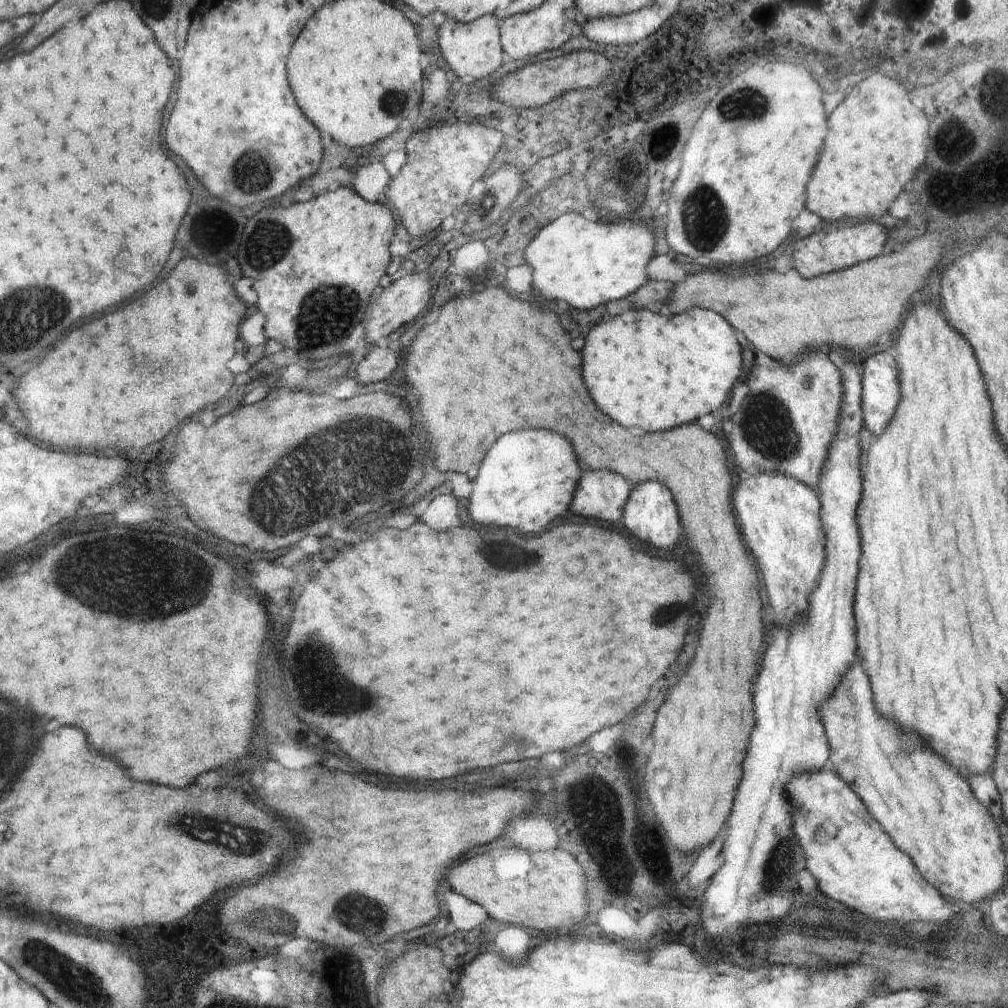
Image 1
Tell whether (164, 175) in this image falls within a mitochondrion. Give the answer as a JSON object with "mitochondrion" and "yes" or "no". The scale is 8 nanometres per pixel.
{"mitochondrion":"no"}

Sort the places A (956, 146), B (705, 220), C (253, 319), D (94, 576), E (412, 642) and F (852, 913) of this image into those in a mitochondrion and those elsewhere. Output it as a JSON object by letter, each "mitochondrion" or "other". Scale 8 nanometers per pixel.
{"A":"mitochondrion","B":"mitochondrion","C":"other","D":"mitochondrion","E":"other","F":"other"}

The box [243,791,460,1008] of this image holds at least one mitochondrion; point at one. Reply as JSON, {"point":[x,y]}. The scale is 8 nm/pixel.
{"point":[345,968]}

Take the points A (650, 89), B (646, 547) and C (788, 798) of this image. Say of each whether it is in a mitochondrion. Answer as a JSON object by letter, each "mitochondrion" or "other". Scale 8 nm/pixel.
{"A":"other","B":"other","C":"other"}

